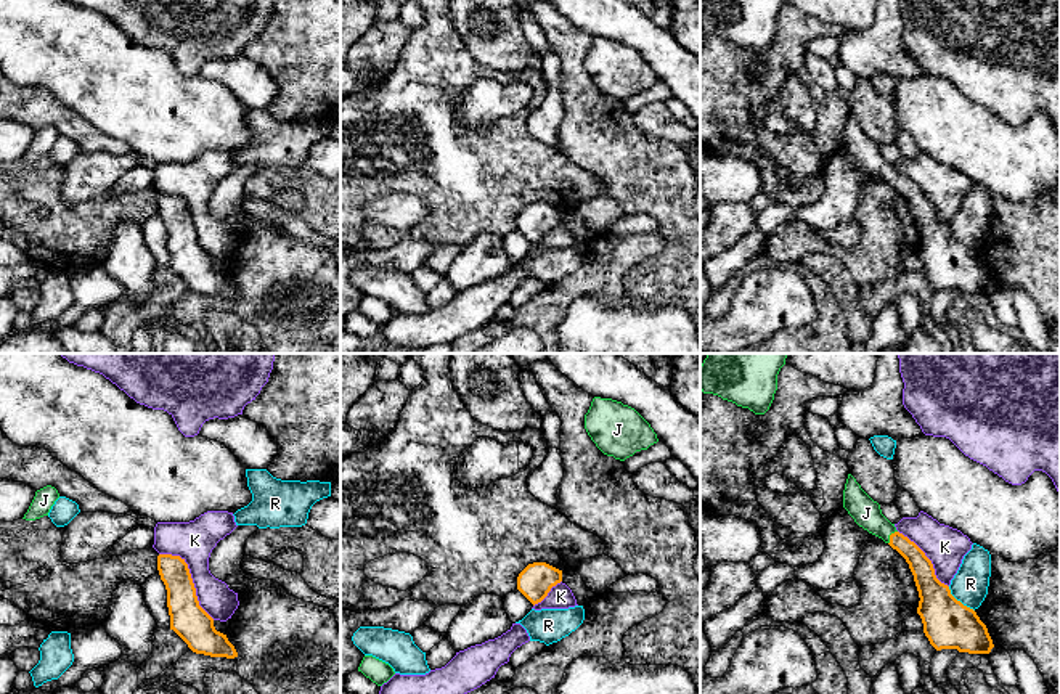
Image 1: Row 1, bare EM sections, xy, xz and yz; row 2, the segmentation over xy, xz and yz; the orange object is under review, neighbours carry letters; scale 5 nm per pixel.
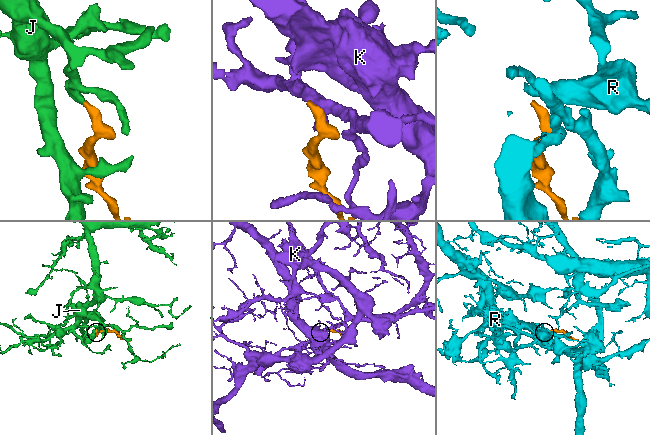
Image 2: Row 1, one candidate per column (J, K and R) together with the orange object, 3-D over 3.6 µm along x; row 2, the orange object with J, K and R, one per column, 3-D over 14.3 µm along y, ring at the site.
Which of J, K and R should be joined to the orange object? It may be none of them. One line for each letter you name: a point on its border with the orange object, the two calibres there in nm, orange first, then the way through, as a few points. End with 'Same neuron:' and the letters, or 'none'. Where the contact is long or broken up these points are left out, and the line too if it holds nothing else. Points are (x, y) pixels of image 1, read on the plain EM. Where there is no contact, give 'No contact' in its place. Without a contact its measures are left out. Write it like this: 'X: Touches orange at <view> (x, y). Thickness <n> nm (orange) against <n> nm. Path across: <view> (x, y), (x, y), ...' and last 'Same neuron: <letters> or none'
J: Touches orange at yz (890, 177). Thickness 110 nm (orange) against 140 nm. Path across: yz (921, 206), (890, 177), (866, 153)
Same neuron: J

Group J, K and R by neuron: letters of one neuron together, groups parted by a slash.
J / K / R

